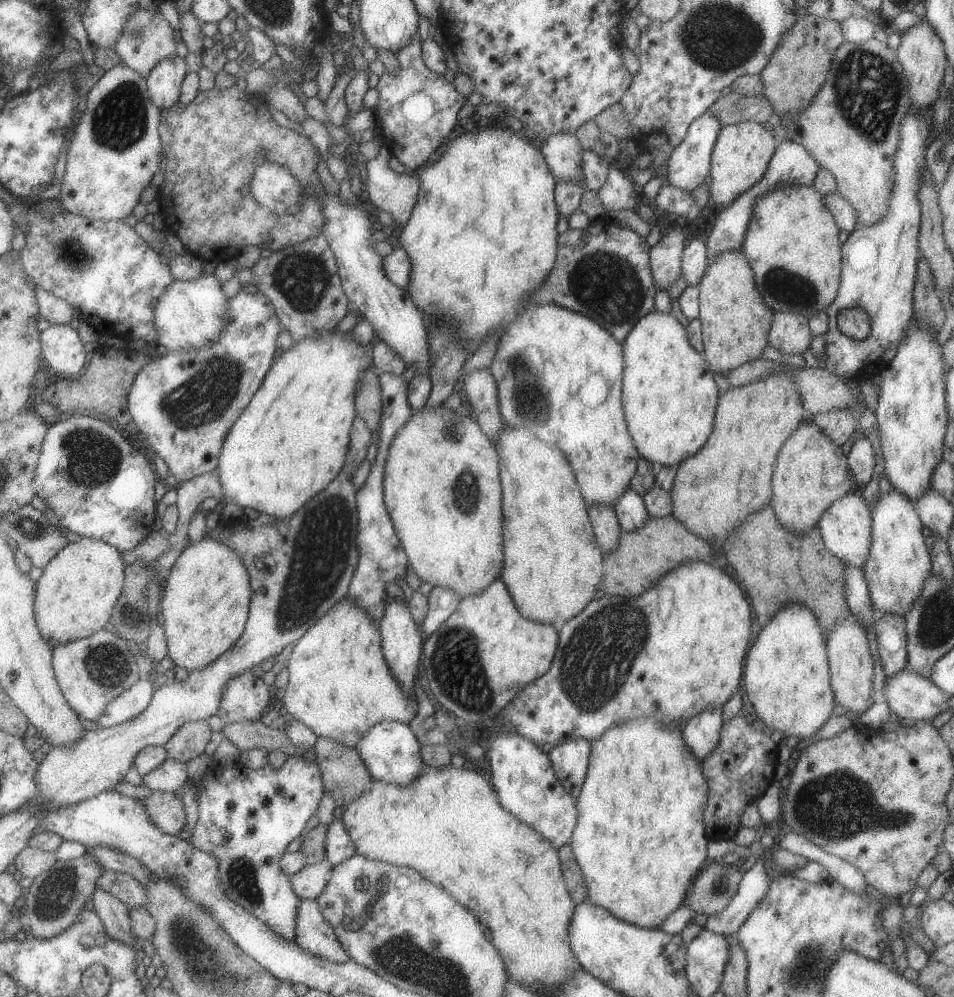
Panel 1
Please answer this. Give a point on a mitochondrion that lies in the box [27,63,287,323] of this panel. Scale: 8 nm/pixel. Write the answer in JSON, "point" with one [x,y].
{"point":[120,121]}

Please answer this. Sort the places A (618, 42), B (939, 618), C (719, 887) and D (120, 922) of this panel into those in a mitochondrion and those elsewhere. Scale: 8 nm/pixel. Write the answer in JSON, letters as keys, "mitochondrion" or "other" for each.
{"A":"other","B":"mitochondrion","C":"mitochondrion","D":"other"}

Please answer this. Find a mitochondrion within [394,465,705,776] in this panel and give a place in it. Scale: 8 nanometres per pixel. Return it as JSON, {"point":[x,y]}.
{"point":[615,636]}

